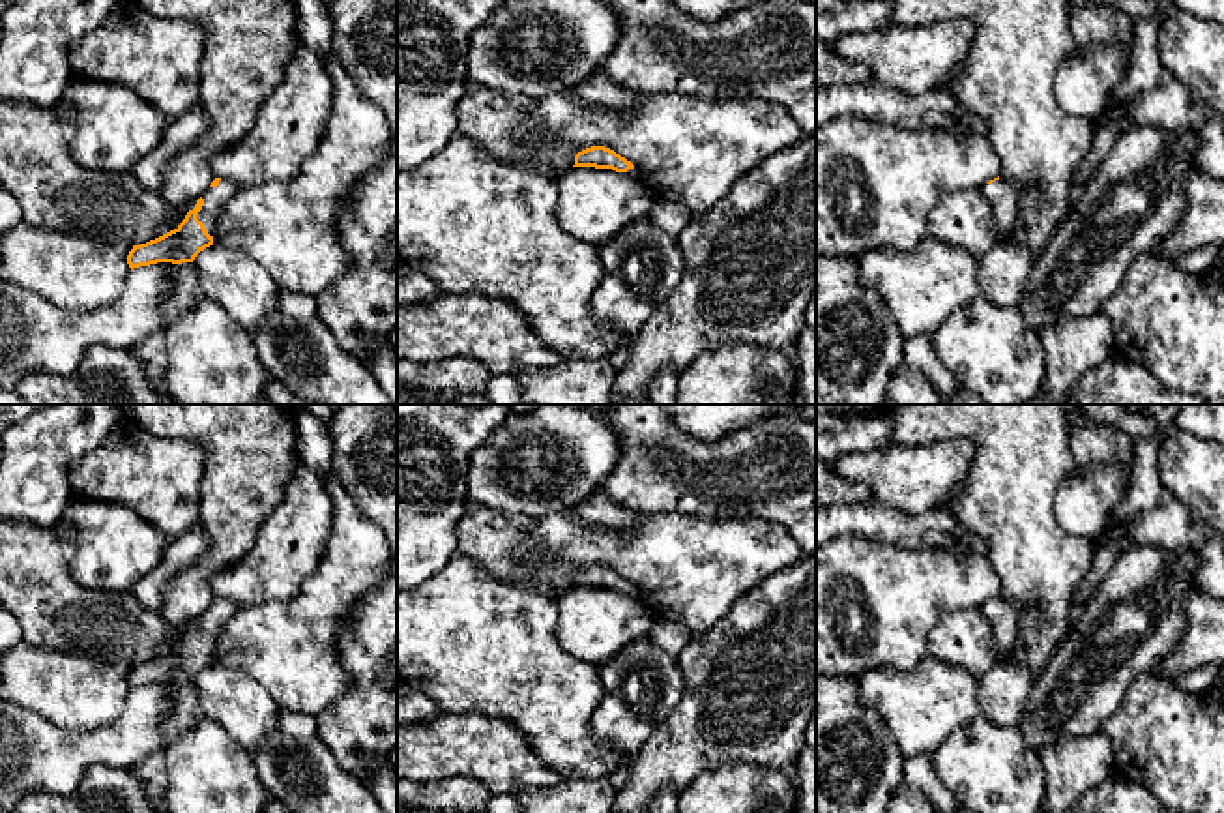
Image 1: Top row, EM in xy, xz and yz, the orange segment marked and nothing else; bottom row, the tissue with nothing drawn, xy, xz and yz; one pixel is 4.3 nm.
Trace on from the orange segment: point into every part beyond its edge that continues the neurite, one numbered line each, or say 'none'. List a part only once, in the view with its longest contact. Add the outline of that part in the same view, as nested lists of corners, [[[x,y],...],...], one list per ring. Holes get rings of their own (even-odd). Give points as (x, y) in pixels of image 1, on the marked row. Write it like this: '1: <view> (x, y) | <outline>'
1: xy (216, 197) | [[[219,180],[217,187],[210,187],[208,191],[204,191],[204,206],[198,212],[197,219],[204,223],[210,236],[215,234],[217,217],[238,189],[240,187],[236,184]]]

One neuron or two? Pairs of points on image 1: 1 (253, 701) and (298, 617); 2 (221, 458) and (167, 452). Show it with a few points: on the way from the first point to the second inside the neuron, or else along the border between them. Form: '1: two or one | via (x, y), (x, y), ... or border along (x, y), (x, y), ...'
1: two | border along (221, 665), (249, 675), (279, 709)
2: two | border along (165, 437), (189, 439), (203, 450), (201, 499)

